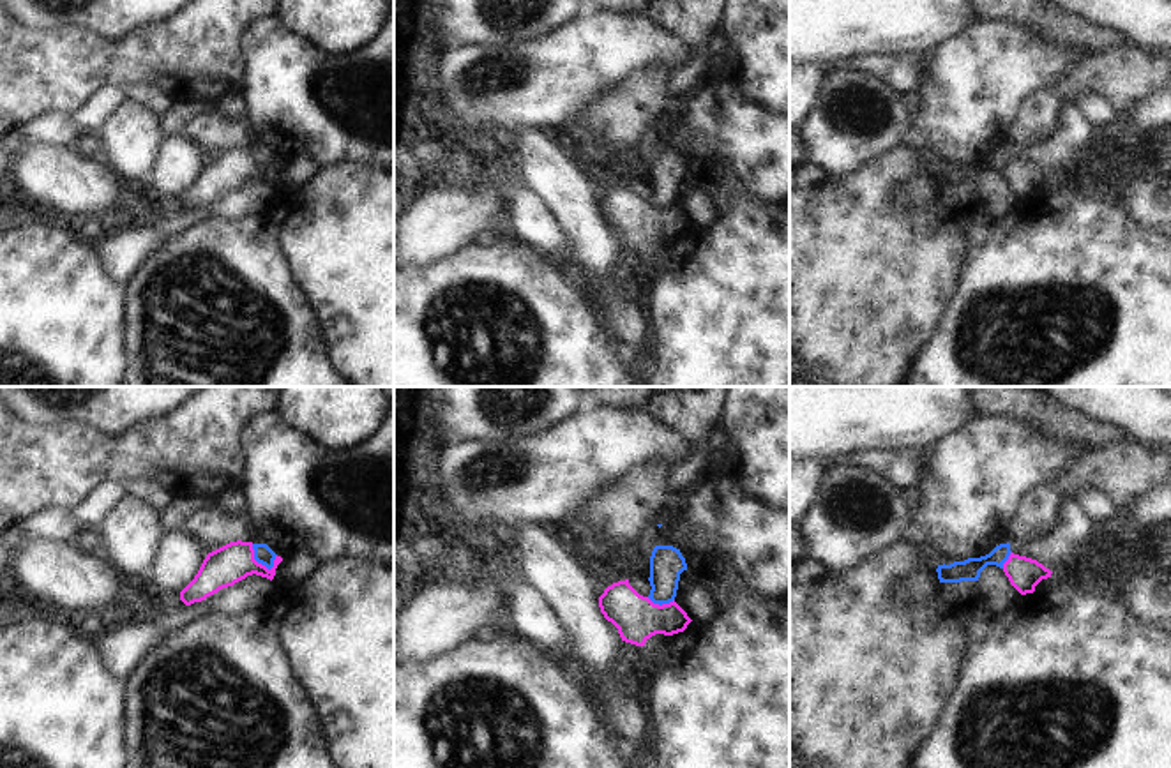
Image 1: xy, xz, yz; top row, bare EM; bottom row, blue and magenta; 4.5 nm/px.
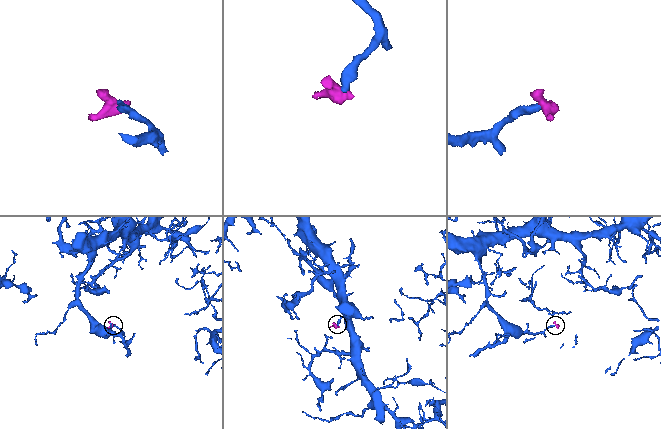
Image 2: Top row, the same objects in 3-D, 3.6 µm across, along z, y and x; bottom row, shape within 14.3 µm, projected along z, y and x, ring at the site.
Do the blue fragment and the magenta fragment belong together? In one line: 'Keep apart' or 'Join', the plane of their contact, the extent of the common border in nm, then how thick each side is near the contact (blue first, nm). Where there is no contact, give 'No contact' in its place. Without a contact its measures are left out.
Keep apart. Touches blue in xy. Shared border 150 nm. Thickness 90 nm (blue) against 180 nm.

